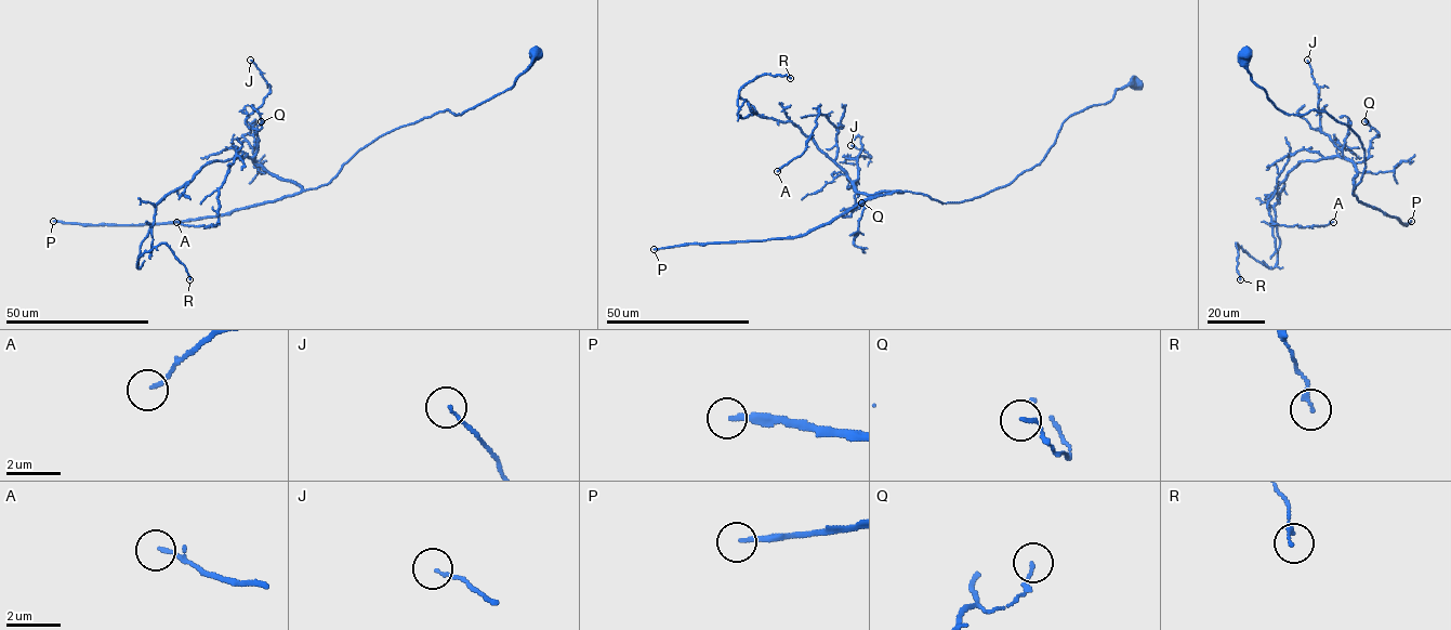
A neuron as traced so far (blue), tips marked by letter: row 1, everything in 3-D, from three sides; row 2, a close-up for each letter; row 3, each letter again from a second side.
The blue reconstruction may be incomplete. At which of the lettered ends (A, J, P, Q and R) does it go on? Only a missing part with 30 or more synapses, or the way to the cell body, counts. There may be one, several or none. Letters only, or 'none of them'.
P

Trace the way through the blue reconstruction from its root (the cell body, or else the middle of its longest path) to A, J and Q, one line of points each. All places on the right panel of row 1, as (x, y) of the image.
A: (1245, 55), (1278, 108), (1362, 144), (1354, 189), (1351, 161), (1305, 148), (1277, 179), (1274, 223), (1333, 222)
J: (1245, 55), (1285, 114), (1324, 112), (1358, 135), (1354, 189), (1355, 166), (1321, 131), (1307, 60)
Q: (1245, 55), (1285, 114), (1324, 112), (1358, 135), (1354, 189), (1379, 134), (1364, 121)

